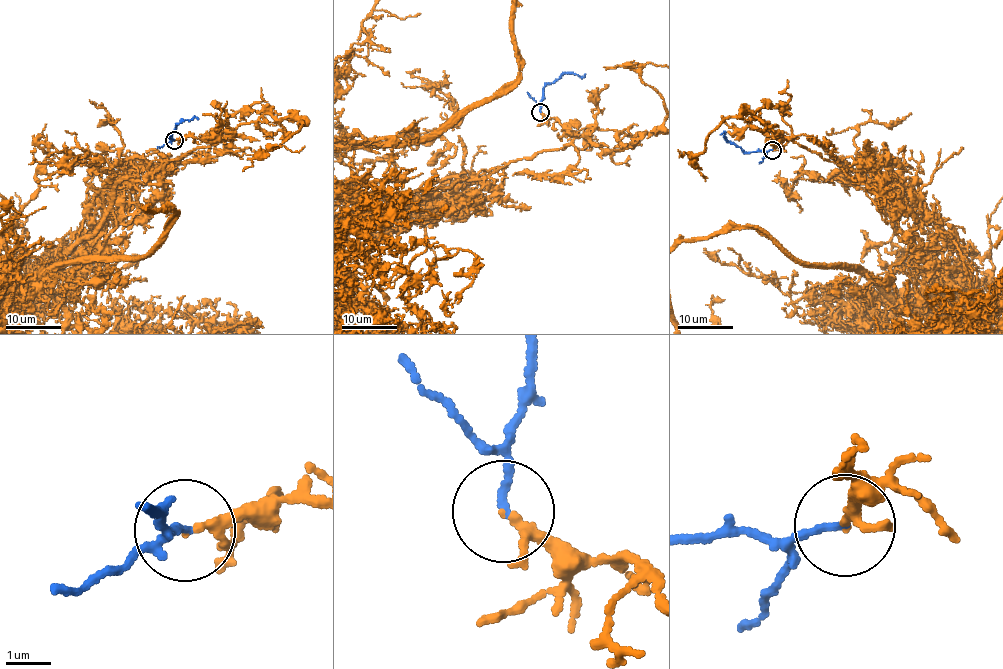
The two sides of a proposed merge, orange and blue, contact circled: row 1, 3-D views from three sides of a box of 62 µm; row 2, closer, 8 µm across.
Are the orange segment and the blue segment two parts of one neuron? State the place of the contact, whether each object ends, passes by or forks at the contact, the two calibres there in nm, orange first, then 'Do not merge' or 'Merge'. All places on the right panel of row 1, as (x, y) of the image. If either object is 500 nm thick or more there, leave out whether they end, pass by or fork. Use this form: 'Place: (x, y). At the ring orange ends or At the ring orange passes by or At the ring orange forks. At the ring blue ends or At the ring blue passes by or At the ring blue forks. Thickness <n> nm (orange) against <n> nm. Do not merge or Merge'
Place: (772, 150). At the ring orange passes by. At the ring blue ends. Thickness 140 nm (orange) against 160 nm. Merge

